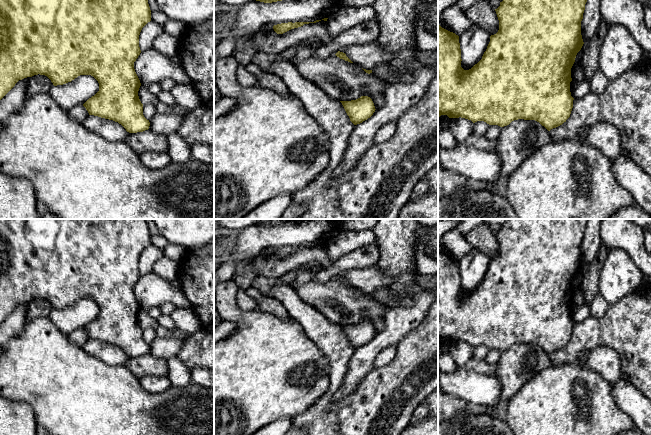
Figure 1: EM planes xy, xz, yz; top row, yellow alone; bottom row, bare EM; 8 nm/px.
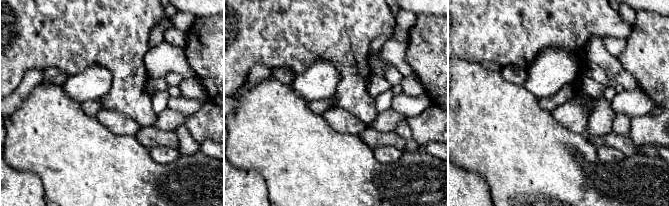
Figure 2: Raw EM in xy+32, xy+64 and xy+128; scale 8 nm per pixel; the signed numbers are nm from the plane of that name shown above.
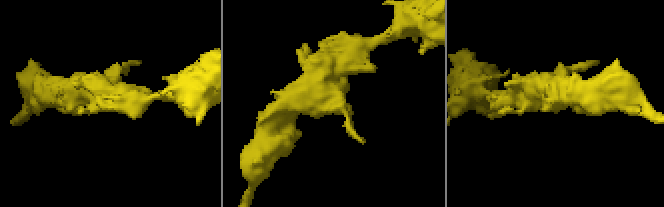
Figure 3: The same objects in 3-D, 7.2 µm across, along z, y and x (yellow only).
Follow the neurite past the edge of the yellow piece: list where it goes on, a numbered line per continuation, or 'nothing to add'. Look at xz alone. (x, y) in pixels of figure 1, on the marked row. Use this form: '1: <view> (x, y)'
nothing to add

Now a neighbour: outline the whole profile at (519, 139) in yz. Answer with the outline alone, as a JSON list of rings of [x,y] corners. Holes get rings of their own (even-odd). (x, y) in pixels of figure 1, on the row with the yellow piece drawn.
[[[518,119],[502,127],[494,151],[501,159],[503,179],[516,171],[530,154],[552,141],[549,131],[535,120]]]

